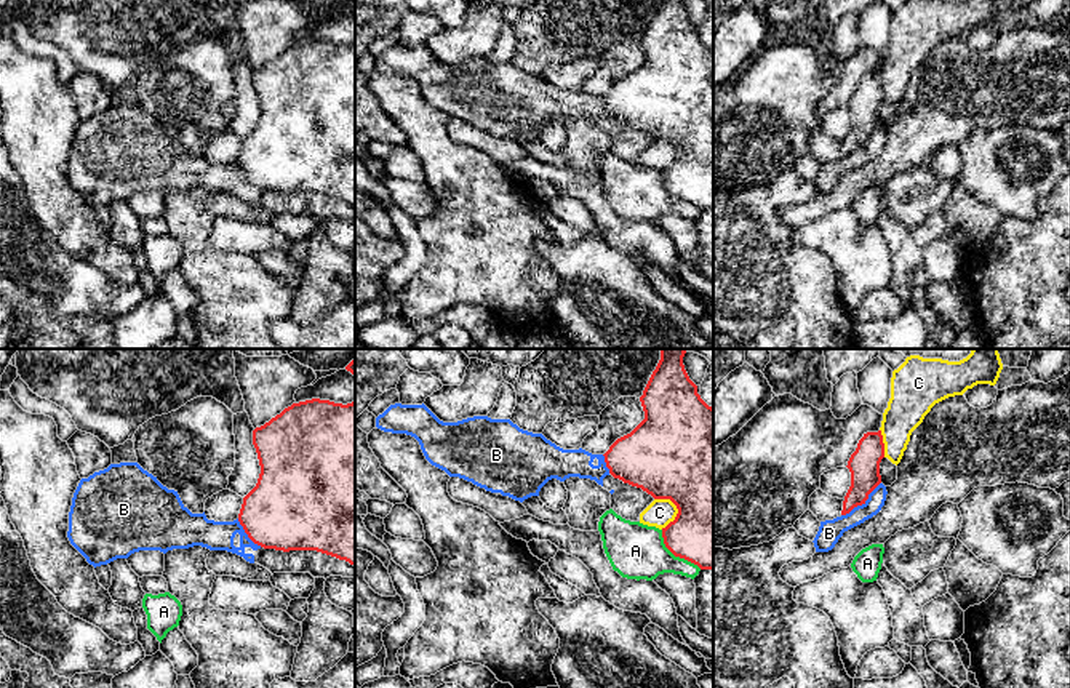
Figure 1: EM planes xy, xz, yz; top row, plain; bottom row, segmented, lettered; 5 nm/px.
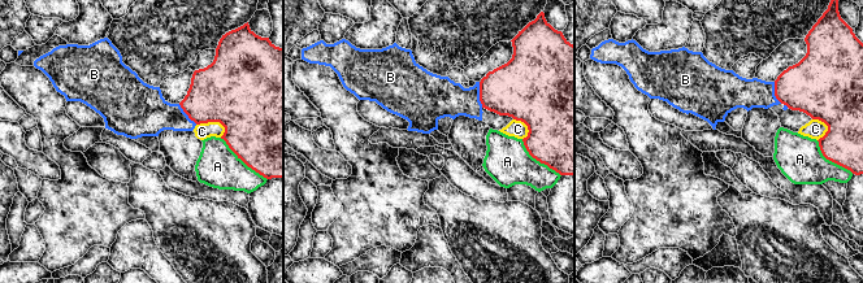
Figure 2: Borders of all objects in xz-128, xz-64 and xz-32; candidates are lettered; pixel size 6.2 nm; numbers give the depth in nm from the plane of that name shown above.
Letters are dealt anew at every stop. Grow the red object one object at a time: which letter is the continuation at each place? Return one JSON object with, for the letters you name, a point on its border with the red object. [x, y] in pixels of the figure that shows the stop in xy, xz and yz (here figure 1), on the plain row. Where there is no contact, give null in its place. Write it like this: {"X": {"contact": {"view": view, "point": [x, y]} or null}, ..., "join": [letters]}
{"join": []}

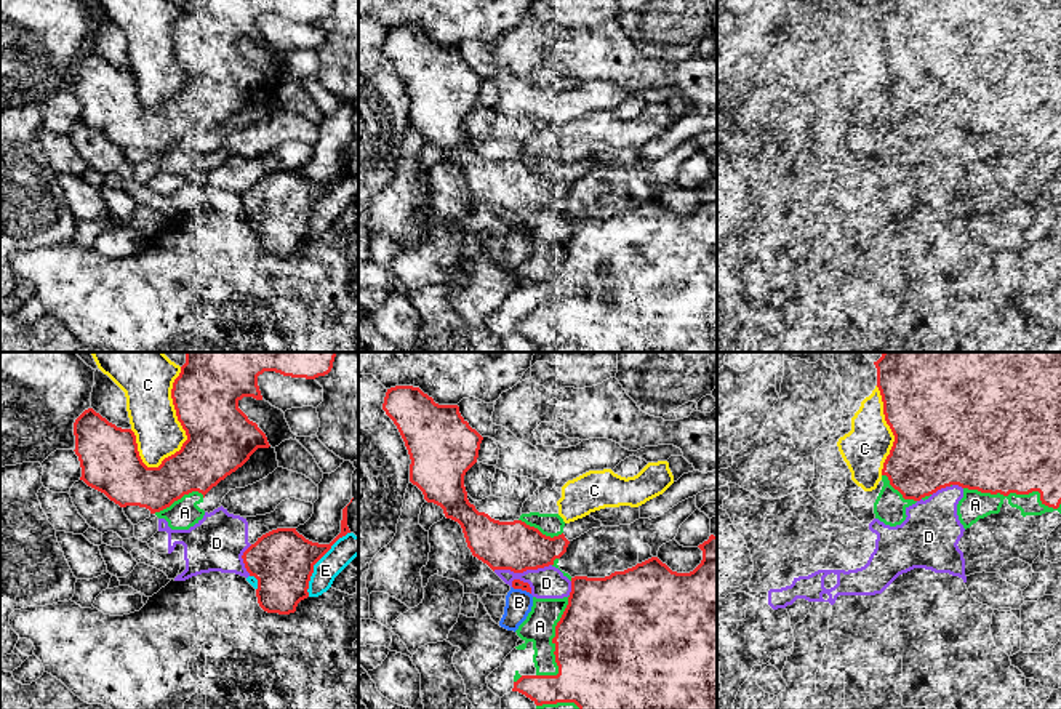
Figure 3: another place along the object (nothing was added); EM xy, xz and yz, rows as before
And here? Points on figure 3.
{"A": {"contact": {"view": "yz", "point": [1015, 133]}}, "join": ["A"]}

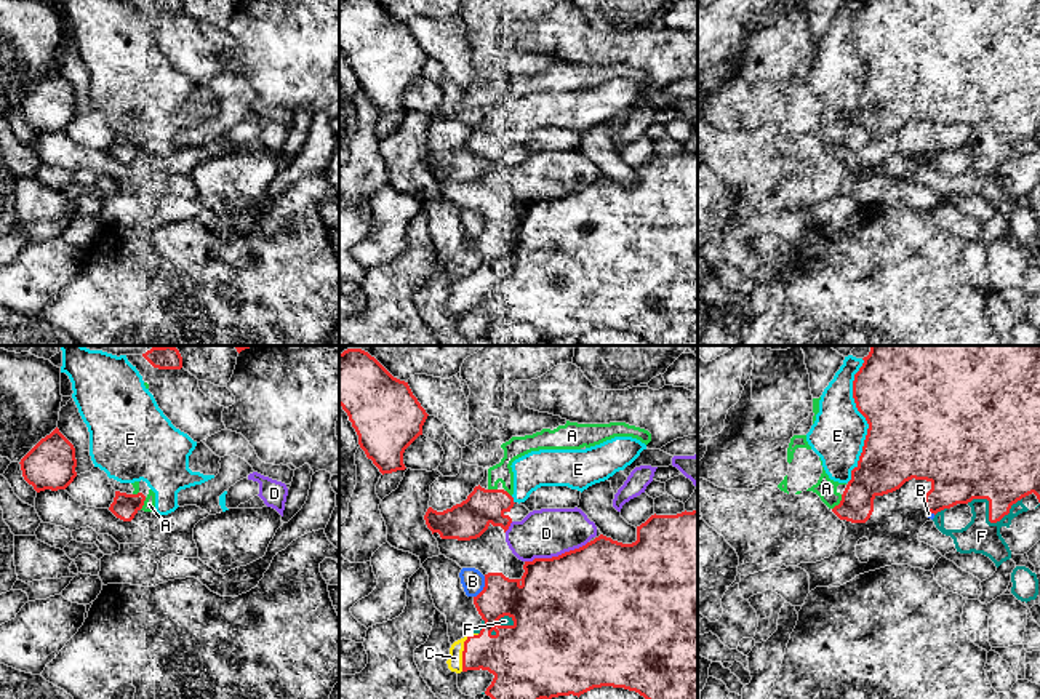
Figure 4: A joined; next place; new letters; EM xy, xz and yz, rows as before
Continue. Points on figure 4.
{"join": []}

